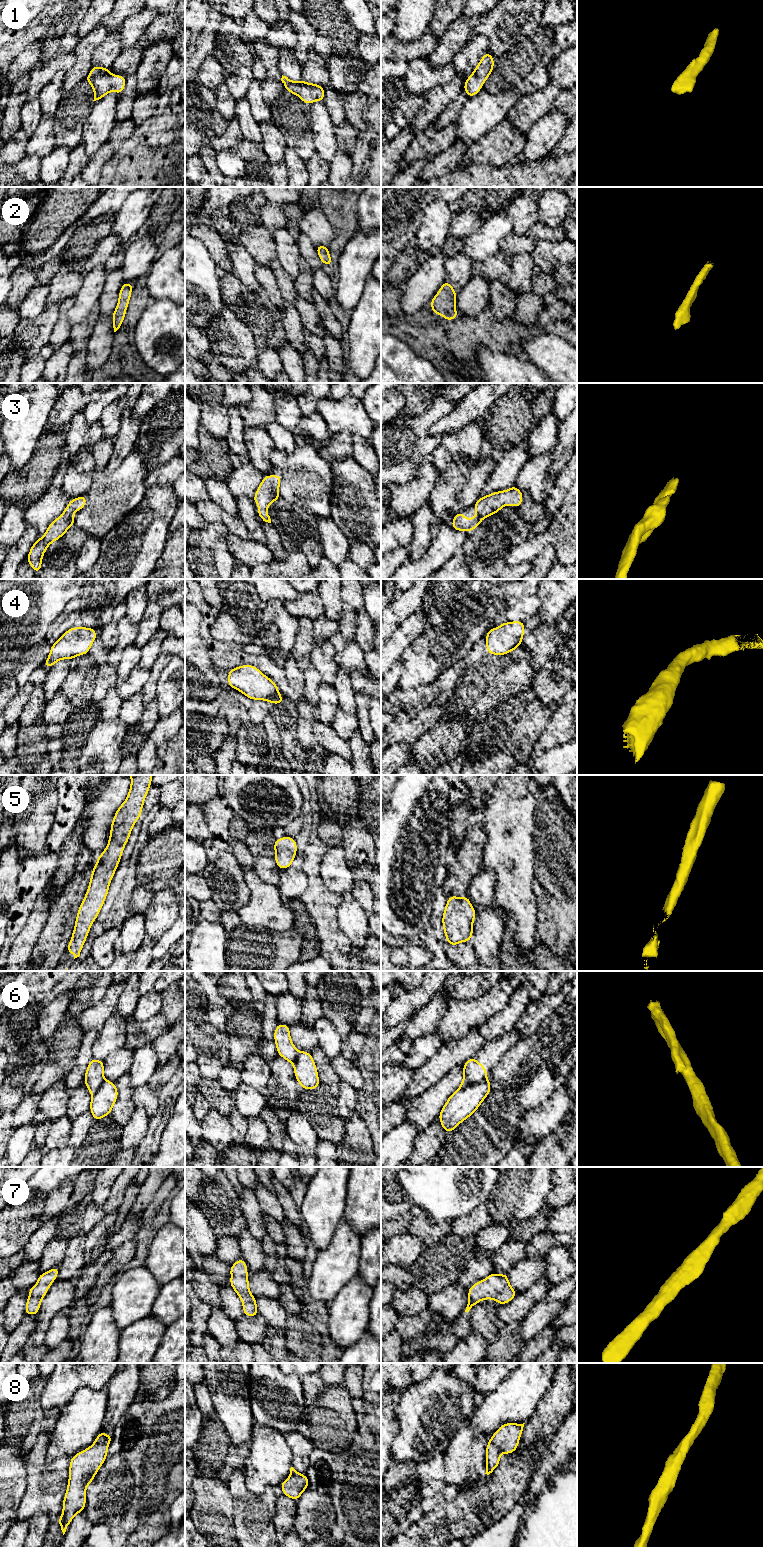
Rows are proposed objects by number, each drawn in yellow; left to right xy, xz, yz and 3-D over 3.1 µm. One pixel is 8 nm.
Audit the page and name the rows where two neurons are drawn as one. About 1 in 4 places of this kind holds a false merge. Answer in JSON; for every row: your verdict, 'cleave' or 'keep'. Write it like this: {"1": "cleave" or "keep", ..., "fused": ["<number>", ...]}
{"1": "keep", "2": "keep", "3": "keep", "4": "keep", "5": "keep", "6": "cleave", "7": "keep", "8": "keep", "fused": ["6"]}

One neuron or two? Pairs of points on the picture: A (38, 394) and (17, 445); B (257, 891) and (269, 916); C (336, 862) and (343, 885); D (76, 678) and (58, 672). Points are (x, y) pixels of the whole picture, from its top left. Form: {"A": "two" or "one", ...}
{"A": "one", "B": "one", "C": "one", "D": "two"}

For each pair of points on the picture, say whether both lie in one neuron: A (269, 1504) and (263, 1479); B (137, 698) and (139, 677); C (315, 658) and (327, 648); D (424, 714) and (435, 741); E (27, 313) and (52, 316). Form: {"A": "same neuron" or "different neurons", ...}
{"A": "different neurons", "B": "different neurons", "C": "same neuron", "D": "different neurons", "E": "different neurons"}

